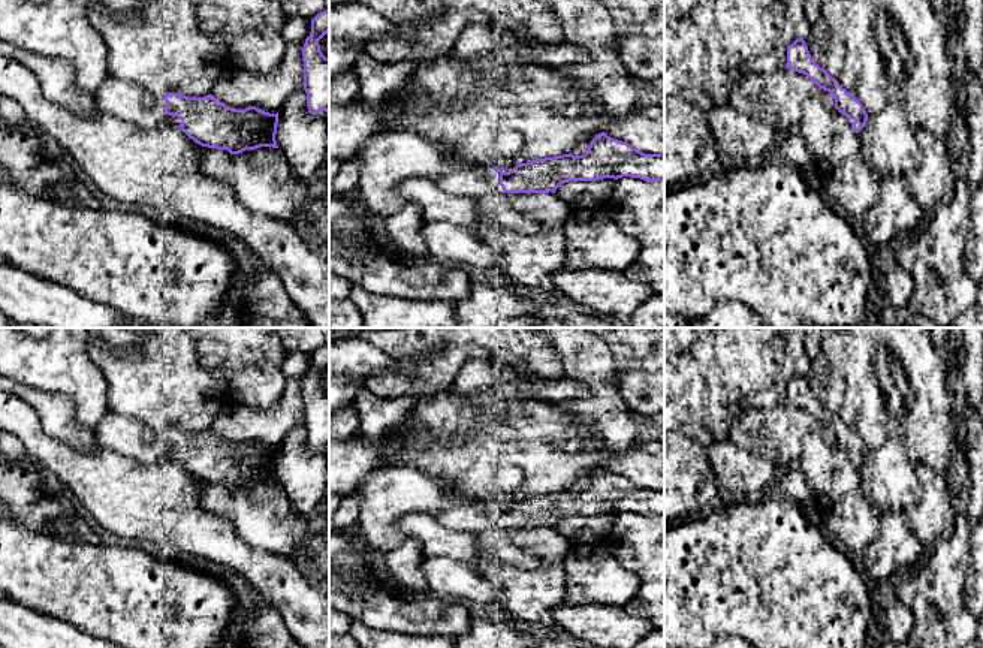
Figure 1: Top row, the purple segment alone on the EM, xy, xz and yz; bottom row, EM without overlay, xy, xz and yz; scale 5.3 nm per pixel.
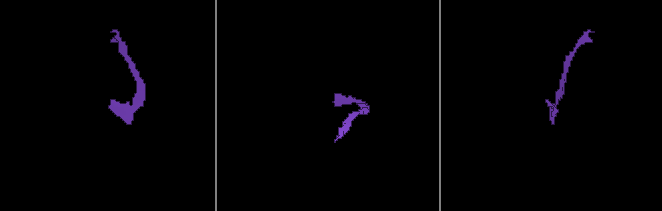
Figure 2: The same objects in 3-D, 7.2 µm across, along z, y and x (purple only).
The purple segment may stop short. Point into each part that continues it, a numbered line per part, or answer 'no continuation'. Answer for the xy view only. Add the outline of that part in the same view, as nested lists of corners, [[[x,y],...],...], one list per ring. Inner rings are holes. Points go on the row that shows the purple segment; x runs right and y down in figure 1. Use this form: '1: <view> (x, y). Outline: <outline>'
1: xy (126, 101). Outline: [[[109,76],[100,84],[94,97],[100,111],[144,129],[181,124],[178,117],[165,112],[166,102],[163,99],[135,82],[114,81]]]

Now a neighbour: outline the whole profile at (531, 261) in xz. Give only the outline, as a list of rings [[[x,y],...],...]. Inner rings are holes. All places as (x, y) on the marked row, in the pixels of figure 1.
[[[491,193],[476,198],[479,221],[468,229],[485,242],[491,244],[501,256],[501,269],[518,286],[528,286],[543,292],[555,289],[552,275],[566,266],[564,226],[573,208],[555,193]],[[501,210],[515,210],[533,216],[543,229],[534,235],[521,235],[503,227],[495,216]]]

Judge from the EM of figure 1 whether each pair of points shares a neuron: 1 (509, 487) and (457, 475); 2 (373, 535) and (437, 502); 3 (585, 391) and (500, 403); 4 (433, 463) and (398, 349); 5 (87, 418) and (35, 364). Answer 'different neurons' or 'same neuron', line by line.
1: different neurons
2: same neuron
3: same neuron
4: different neurons
5: same neuron

